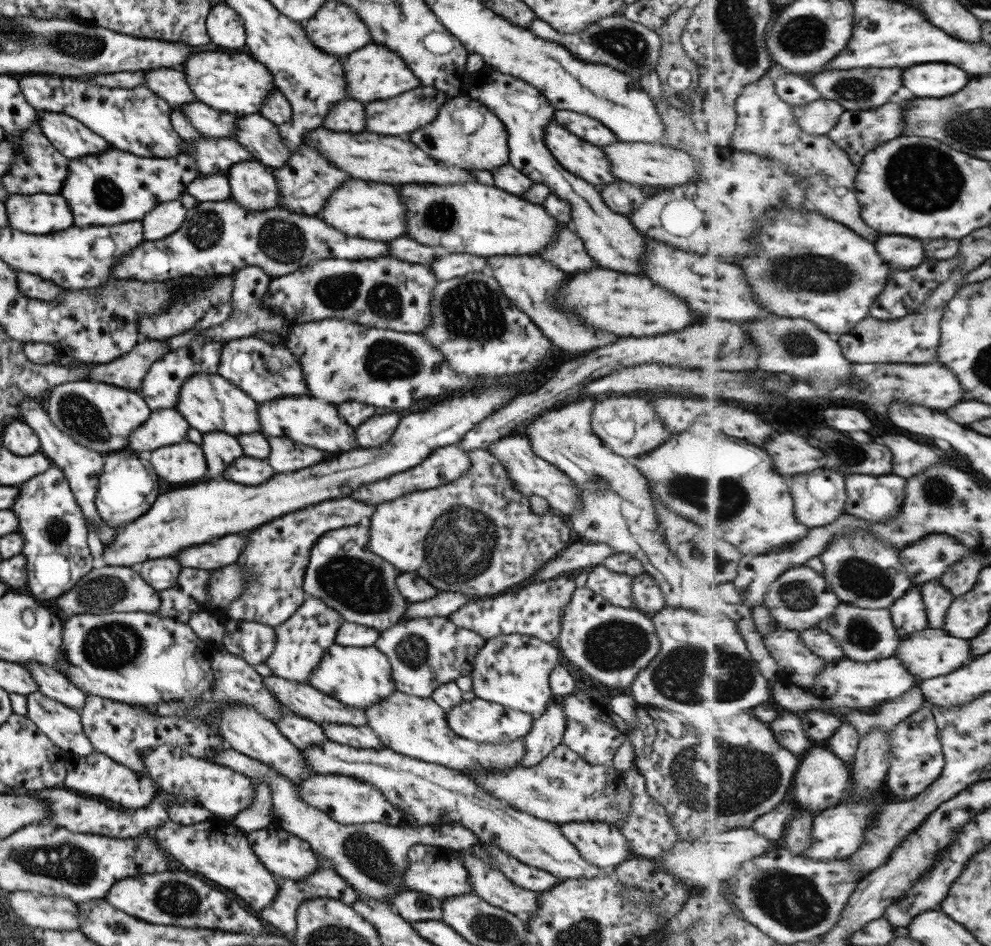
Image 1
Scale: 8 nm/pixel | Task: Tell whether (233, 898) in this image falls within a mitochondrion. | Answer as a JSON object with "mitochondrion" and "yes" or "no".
{"mitochondrion":"no"}

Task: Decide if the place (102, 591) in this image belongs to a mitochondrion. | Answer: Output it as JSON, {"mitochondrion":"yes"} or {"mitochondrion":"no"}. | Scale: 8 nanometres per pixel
{"mitochondrion":"yes"}

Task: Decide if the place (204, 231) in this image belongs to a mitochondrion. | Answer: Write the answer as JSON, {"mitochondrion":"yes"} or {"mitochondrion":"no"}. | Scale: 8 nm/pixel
{"mitochondrion":"yes"}

